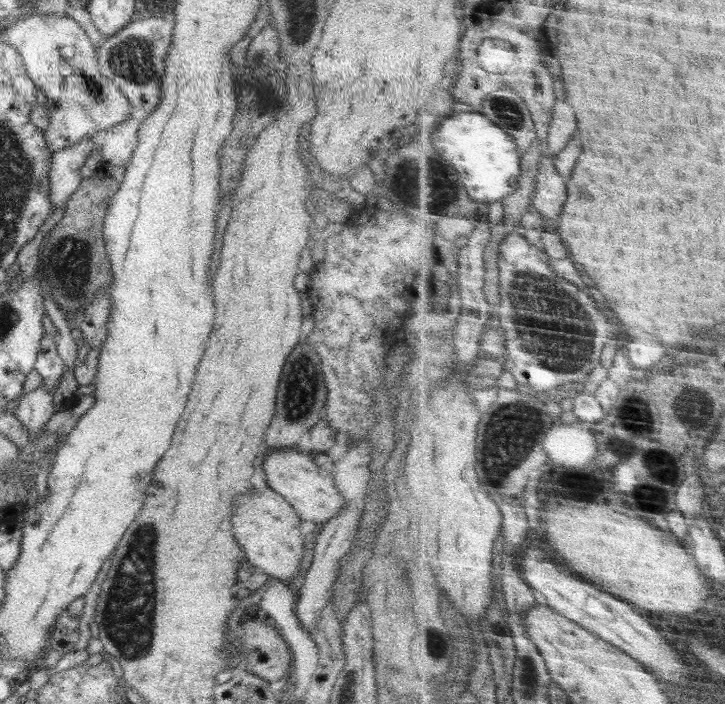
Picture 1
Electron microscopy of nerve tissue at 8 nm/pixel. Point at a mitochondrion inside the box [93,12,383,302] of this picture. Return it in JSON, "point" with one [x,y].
{"point":[133,60]}

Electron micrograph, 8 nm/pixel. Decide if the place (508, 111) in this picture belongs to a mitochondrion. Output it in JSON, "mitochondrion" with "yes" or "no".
{"mitochondrion":"yes"}

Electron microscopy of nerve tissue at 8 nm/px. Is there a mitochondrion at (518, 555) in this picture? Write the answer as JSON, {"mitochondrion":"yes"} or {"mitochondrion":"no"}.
{"mitochondrion":"no"}

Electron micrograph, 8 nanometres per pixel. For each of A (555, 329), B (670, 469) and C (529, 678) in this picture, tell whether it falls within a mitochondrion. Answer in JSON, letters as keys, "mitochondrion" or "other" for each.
{"A":"mitochondrion","B":"mitochondrion","C":"mitochondrion"}

